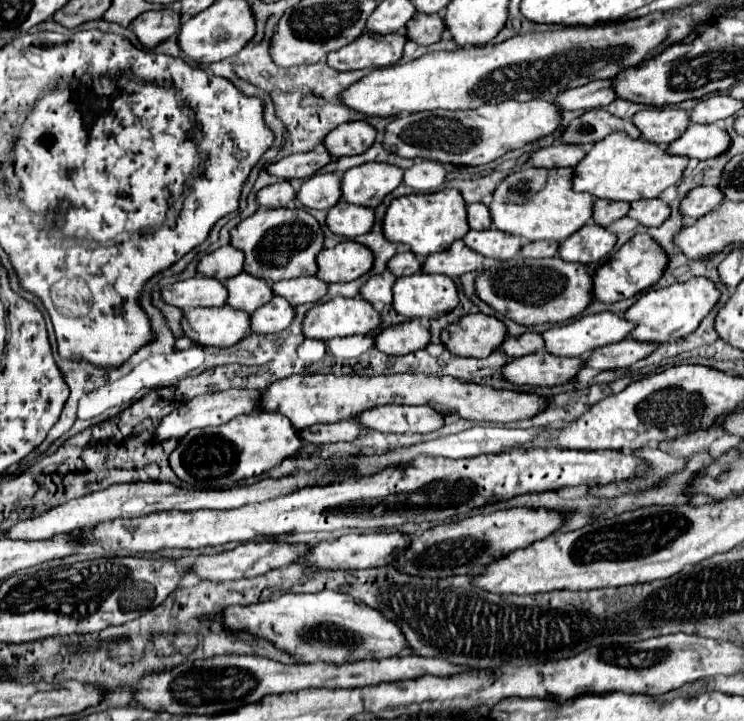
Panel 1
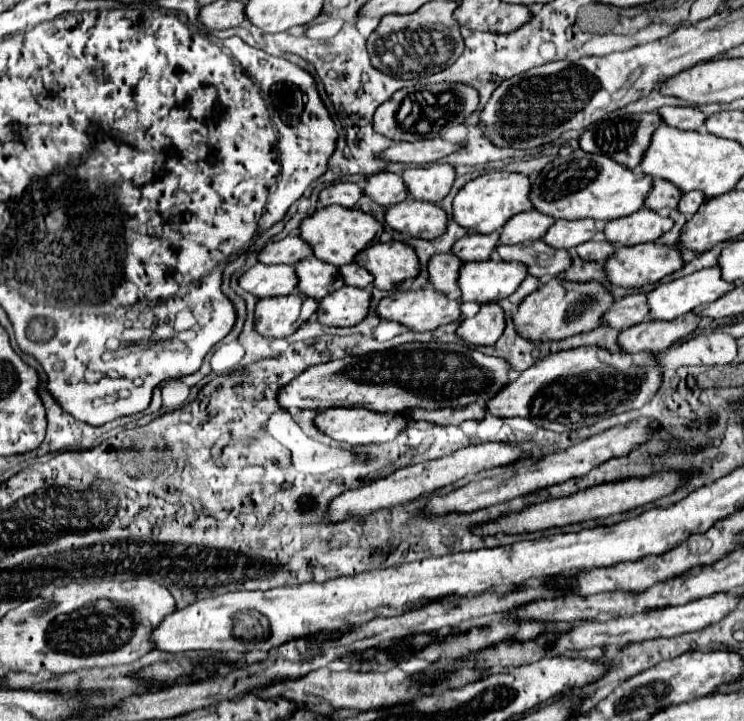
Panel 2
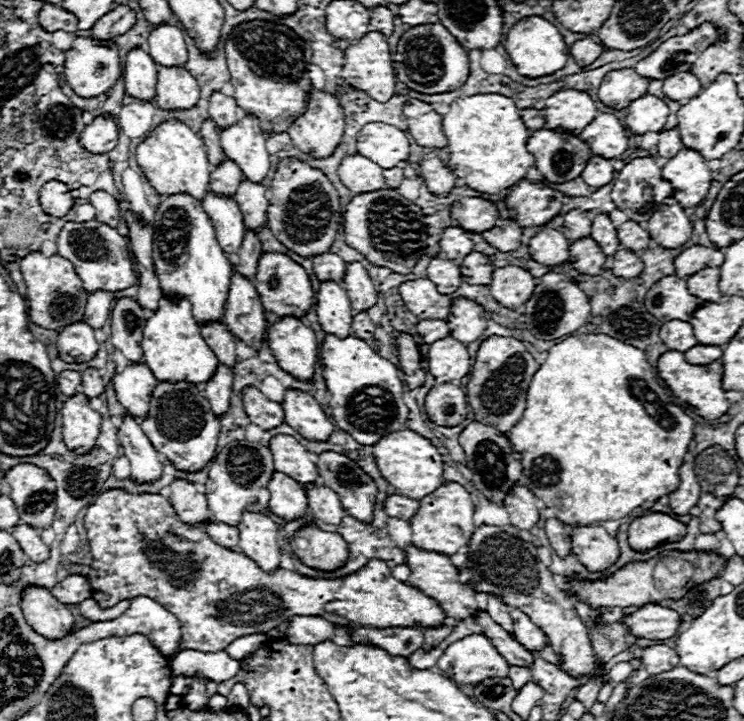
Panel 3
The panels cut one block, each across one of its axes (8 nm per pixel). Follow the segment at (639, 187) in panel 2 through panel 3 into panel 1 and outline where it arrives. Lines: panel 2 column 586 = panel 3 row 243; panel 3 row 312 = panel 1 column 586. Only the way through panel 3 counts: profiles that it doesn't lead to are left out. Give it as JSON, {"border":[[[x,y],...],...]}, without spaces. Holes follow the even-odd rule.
{"border":[[[520,168],[512,172],[494,192],[490,204],[492,224],[526,242],[534,240],[566,240],[592,218],[592,196],[572,190],[572,168]]]}

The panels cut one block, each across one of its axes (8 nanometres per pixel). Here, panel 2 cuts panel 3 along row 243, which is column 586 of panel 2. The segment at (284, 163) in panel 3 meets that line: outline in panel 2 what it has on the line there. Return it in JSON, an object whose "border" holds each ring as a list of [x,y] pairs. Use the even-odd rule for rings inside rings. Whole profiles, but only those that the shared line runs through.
{"border":[[[552,278],[522,300],[518,312],[514,314],[514,324],[524,338],[538,342],[562,340],[596,330],[602,324],[602,312],[606,312],[610,304],[614,304],[614,296],[600,282],[570,282]]]}

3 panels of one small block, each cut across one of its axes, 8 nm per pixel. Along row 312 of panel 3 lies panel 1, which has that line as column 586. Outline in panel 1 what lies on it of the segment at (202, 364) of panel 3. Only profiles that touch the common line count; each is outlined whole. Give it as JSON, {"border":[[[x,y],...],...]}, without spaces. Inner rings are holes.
{"border":[[[614,132],[594,144],[588,154],[574,166],[574,192],[588,192],[596,198],[634,202],[642,198],[656,198],[668,186],[682,180],[682,172],[688,164],[686,156],[670,156],[662,148],[642,138],[632,140],[622,132]]]}

